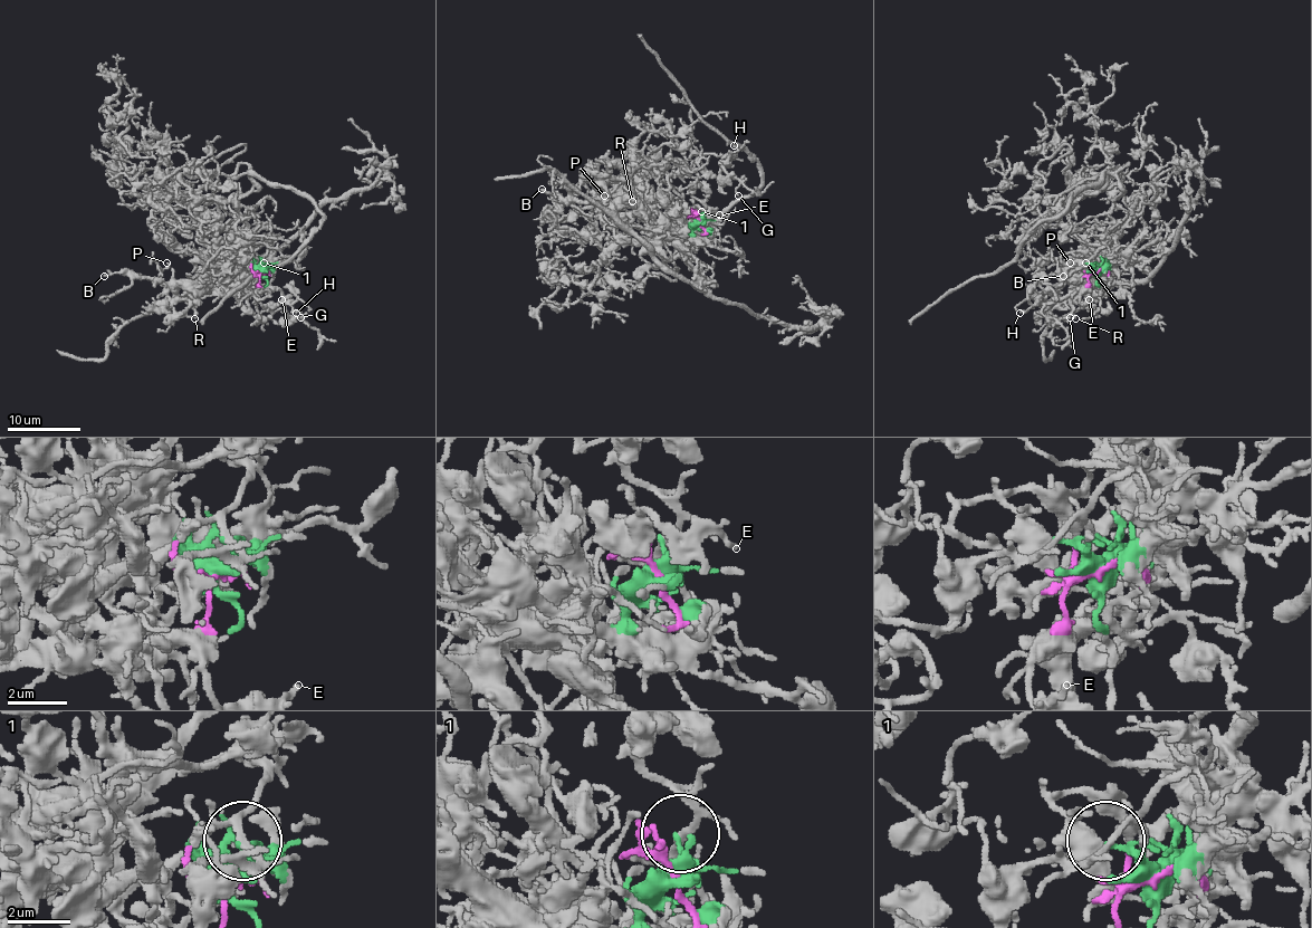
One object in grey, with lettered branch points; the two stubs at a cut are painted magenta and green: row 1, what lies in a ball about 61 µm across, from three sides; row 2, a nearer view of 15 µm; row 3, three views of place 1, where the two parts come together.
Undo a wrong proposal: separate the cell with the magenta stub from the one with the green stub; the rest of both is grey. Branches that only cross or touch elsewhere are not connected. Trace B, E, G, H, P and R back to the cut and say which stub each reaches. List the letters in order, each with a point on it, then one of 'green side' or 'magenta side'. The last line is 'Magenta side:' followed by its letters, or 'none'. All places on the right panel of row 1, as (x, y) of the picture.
B: at (1063, 276); green side
E: at (1089, 299); magenta side
G: at (1070, 317); magenta side
H: at (1020, 313); magenta side
P: at (1070, 262); green side
R: at (1075, 318); green side
Magenta side: E, G, H

